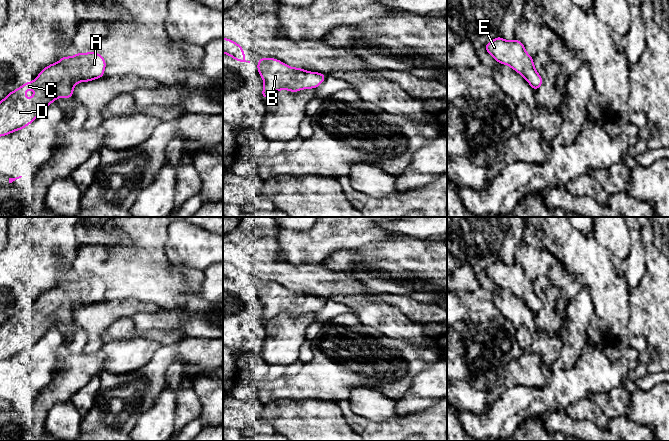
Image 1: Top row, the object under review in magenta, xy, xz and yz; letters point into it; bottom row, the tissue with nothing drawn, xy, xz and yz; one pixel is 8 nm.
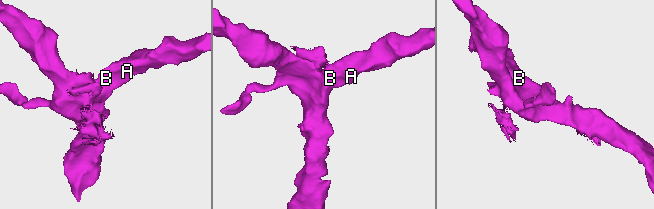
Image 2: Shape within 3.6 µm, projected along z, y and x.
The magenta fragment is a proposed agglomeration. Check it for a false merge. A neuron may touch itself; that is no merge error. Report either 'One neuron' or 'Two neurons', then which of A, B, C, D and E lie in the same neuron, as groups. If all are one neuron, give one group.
One neuron. Groups: A B C D E

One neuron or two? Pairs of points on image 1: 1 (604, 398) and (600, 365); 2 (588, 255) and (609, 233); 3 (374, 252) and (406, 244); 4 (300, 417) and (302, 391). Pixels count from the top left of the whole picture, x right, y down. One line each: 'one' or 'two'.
1: two
2: two
3: one
4: two

